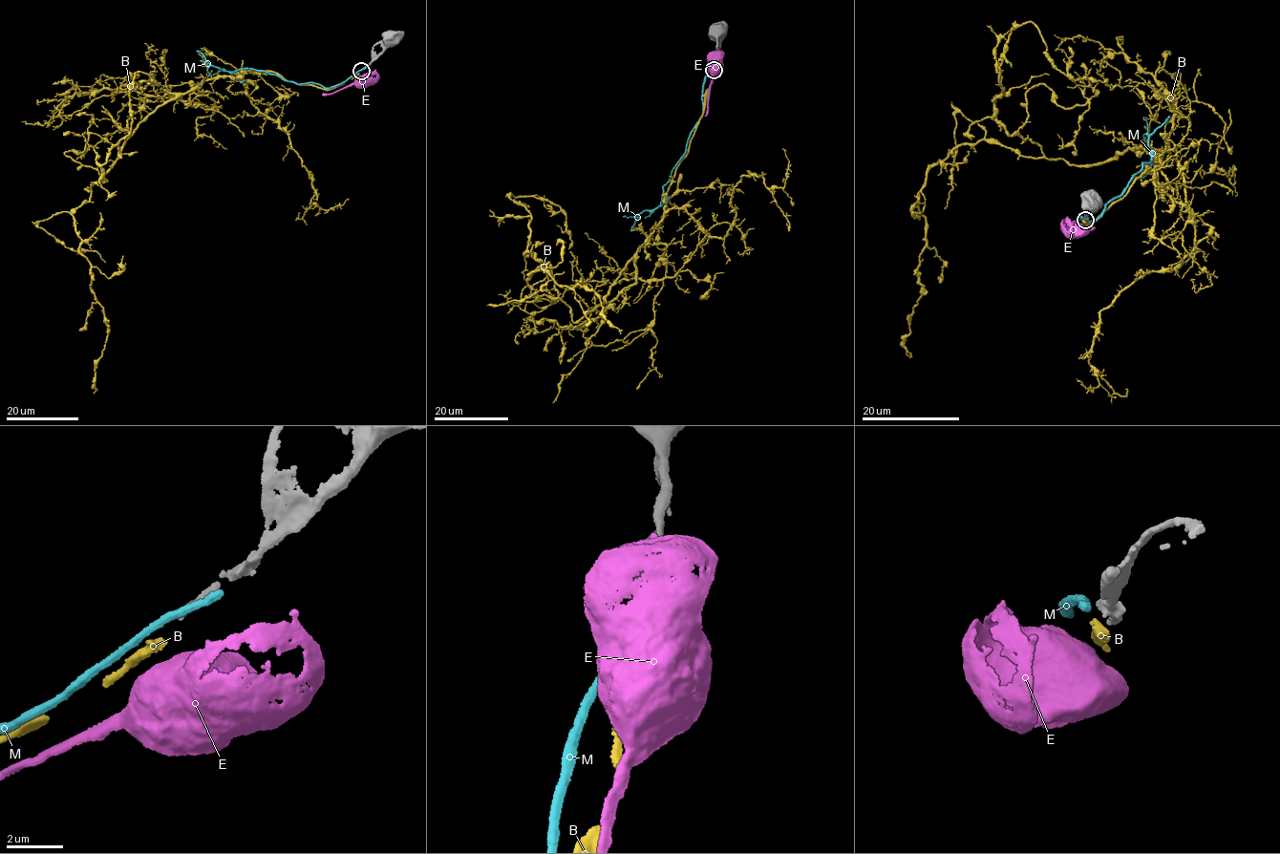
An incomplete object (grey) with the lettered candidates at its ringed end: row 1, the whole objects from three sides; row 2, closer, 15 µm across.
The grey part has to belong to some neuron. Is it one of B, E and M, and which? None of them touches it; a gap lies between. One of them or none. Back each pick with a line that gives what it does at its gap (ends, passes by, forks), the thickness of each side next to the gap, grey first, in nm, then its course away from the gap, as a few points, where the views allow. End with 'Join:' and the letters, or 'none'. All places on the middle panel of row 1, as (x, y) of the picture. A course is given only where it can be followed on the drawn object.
B: it ends; calibres 240 and 320 nm; course (714, 72), (662, 219), (580, 319), (527, 249), (530, 213), (509, 197), (560, 207), (569, 249)
Join: B

